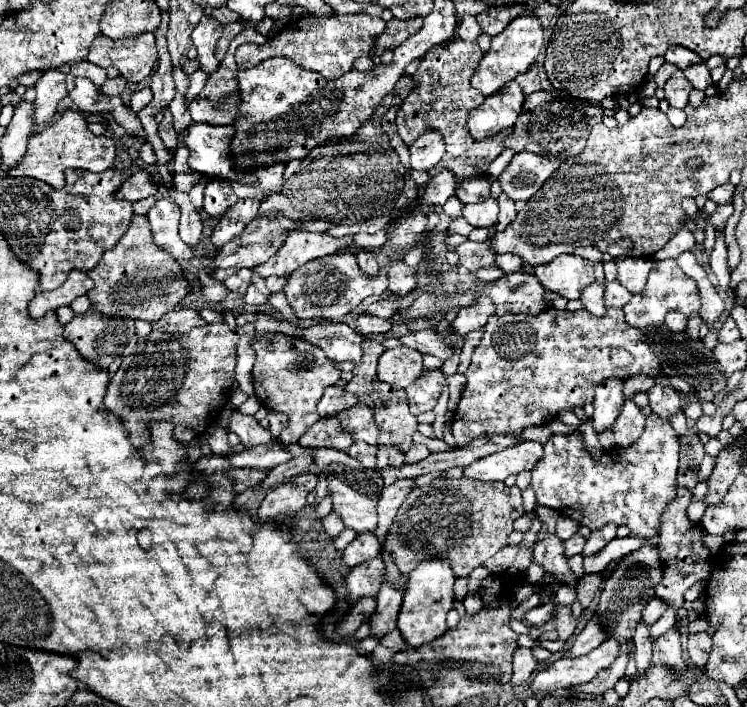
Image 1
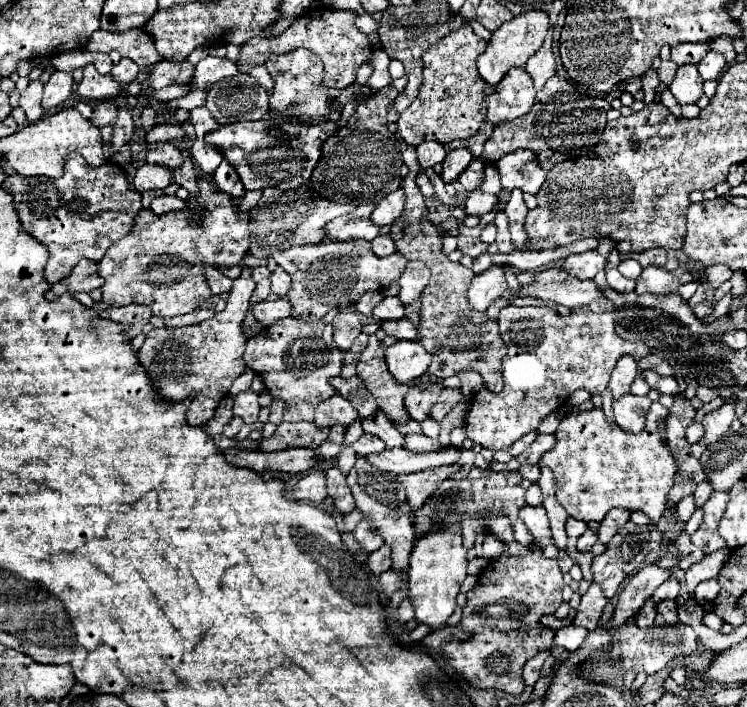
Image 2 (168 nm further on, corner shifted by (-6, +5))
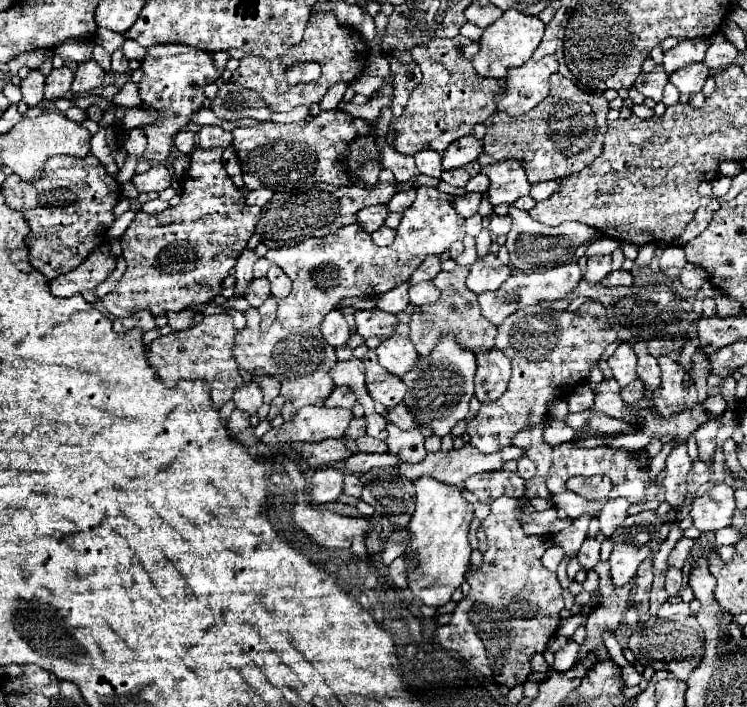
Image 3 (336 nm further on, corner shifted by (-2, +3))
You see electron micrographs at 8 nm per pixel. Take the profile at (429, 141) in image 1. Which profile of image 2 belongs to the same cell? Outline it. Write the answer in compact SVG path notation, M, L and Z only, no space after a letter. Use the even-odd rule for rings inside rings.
M426 141L426 143L418 145L416 151L418 151L418 161L420 161L422 169L432 169L432 167L440 165L446 157L444 147L436 141Z

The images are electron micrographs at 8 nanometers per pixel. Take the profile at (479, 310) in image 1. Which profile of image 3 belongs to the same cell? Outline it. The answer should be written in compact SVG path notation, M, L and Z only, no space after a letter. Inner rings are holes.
M488 253L482 261L476 261L470 267L466 287L476 295L486 291L498 291L498 287L510 277L510 267L502 265L496 255Z

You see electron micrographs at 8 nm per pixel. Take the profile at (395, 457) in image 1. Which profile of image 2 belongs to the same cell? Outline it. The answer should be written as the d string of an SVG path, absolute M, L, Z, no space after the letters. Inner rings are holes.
M406 435L406 449L410 451L442 451L446 445L442 445L438 439L430 439L426 435Z

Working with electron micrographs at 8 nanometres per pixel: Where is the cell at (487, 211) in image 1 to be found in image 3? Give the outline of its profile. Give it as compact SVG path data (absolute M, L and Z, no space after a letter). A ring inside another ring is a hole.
M464 193L464 195L458 195L458 199L454 203L454 209L462 217L472 217L472 215L478 213L480 201L482 201L482 195L480 193Z

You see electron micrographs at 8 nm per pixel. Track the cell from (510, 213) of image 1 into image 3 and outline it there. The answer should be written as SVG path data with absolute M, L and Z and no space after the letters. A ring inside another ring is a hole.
M508 205L508 215L512 219L512 229L508 233L506 249L510 253L510 263L520 271L538 271L544 267L576 261L578 257L574 255L574 251L580 245L594 243L602 237L598 231L594 231L592 227L586 227L582 223L562 223L560 227L540 225L526 211L520 211L514 205Z

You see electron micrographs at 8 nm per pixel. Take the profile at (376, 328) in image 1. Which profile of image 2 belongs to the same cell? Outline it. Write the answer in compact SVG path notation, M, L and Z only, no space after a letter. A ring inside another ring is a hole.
M384 297L374 307L374 319L378 319L378 321L402 319L402 317L404 317L404 303L398 297Z

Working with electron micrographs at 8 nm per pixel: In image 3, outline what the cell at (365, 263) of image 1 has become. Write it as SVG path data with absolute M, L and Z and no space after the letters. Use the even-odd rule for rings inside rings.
M380 227L380 229L374 231L370 237L372 237L372 241L374 241L378 247L388 247L388 245L396 239L396 231L394 231L394 229L388 229L388 227Z

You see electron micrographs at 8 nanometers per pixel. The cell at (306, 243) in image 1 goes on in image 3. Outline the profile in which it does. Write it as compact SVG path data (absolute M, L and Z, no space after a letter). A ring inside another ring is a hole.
M386 205L364 207L364 209L358 211L358 215L356 215L356 223L358 223L364 231L374 233L378 227L382 227L382 221L386 219L386 215L388 215Z

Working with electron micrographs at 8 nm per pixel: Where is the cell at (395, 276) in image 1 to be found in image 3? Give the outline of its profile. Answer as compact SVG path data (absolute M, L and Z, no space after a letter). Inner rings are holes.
M424 281L424 283L418 283L418 285L410 287L408 293L410 293L410 303L412 305L426 305L426 303L438 301L438 289L430 281Z

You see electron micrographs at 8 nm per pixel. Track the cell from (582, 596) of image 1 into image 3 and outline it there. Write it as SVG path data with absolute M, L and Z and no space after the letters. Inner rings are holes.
M652 511L630 515L624 527L618 527L618 531L610 537L614 543L612 555L608 559L610 563L610 577L616 587L626 585L634 575L638 565L656 553L660 541L660 527L664 521L656 519Z

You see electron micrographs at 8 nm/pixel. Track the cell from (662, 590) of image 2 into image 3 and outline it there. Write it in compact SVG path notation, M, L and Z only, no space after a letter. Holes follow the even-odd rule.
M670 567L666 571L666 591L668 591L668 595L676 595L682 587L682 581L684 581L684 573L680 569Z

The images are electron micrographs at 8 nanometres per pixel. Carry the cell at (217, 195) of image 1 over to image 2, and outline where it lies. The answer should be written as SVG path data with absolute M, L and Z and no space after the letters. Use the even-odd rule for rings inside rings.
M224 159L224 161L220 163L220 167L216 169L214 181L216 181L216 185L218 185L220 189L224 189L224 193L232 195L234 199L240 199L240 197L246 193L244 185L242 185L242 181L240 181L240 177L238 177L238 173L234 171L234 167L232 167L226 159Z

